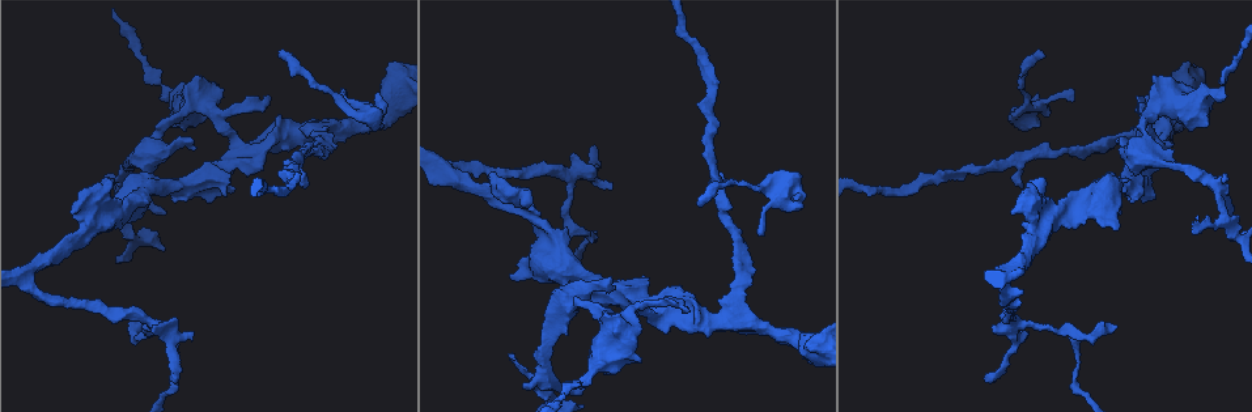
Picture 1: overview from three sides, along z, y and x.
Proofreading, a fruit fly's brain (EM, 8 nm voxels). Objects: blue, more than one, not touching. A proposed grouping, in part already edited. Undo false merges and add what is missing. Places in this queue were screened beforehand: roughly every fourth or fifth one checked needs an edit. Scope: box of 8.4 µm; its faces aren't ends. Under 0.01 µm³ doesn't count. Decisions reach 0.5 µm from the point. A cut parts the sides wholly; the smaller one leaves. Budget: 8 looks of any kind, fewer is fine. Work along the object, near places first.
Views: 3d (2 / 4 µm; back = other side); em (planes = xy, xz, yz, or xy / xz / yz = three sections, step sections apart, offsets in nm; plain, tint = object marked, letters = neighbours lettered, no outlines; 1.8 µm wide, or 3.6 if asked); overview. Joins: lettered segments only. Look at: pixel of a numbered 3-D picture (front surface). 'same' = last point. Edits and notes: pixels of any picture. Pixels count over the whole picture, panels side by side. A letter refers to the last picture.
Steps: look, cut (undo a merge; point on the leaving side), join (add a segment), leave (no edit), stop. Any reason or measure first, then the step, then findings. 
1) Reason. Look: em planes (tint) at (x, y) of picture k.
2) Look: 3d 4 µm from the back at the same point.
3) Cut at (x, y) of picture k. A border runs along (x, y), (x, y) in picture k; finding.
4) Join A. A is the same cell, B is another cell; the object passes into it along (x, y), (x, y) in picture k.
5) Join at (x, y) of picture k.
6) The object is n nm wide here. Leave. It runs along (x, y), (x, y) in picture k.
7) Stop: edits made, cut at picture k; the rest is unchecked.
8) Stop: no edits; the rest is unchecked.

Arms part here. Look: em xy step 4 (tint) at (195, 101) of picture 1.

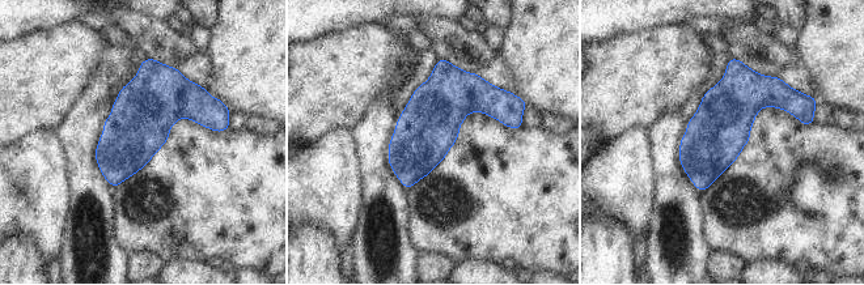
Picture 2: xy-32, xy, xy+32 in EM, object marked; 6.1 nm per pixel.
Look: em planes (letters) at the same point.

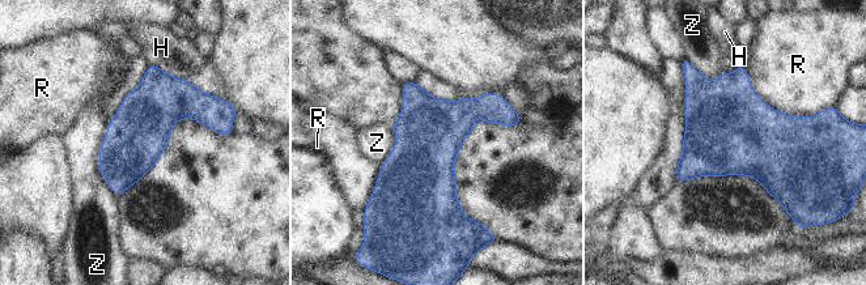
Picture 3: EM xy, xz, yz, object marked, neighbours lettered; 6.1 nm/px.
The object is 380 nm wide here. Leave. H, R and Z are other cells; a border runs along (110, 119), (98, 170), (119, 196) in picture 3; all the same neuron.

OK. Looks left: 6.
Tapers out. Look: em planes (letters) at (343, 92) of picture 1.

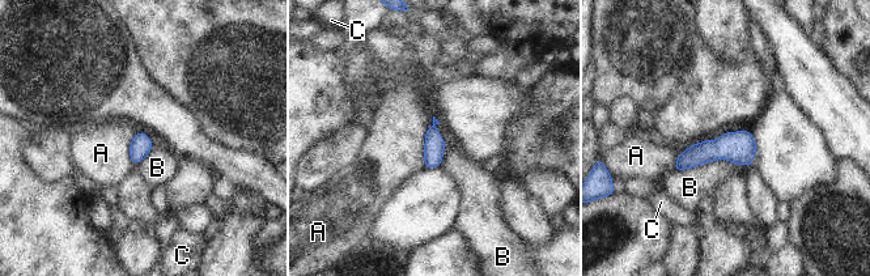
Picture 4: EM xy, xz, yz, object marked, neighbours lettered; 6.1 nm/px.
The object is 130 nm wide here. Leave. A, B and C are other cells; a border runs along (428, 127), (425, 134), (424, 168) in picture 4; none of them fits.

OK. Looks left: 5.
An open end. Look: 3d 2 µm at (194, 333) of picture 1.

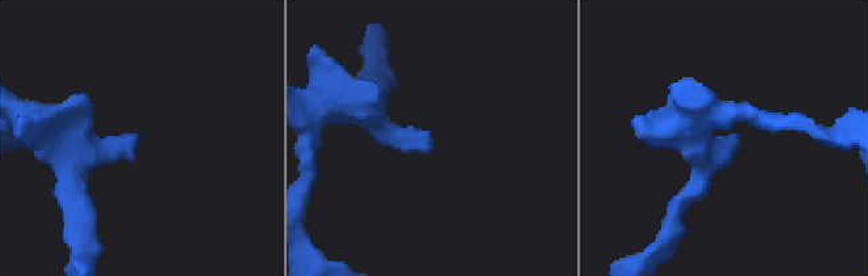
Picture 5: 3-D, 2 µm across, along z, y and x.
The arms are 190, 240 nm wide; shape alone is not enough. Look: em xz step 8 (letters) at (739, 136) of picture 5.

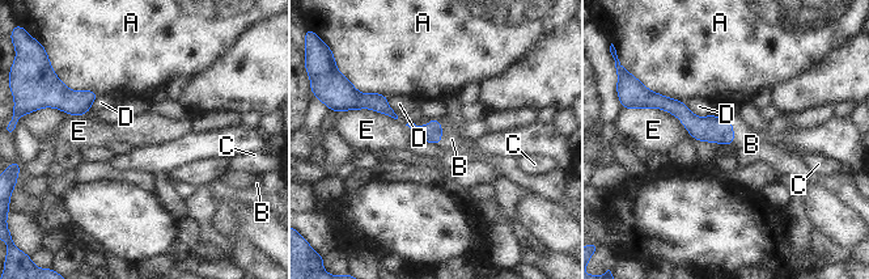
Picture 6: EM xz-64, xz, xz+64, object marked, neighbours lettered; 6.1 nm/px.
Another direction. Look: em planes (letters) at the same point.

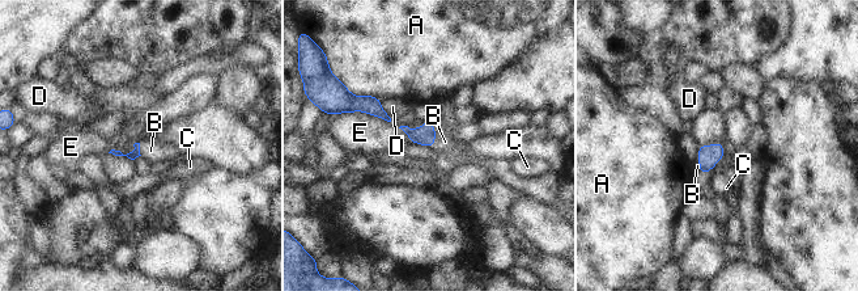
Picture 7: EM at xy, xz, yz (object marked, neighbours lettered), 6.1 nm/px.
The longest contact is with E, 280 nm. Join B. B is the same cell, A, C, D and E are other cells; it goes on there.

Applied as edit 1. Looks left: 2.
Stop: edits made, join at picture 7; the rest is unchecked.

